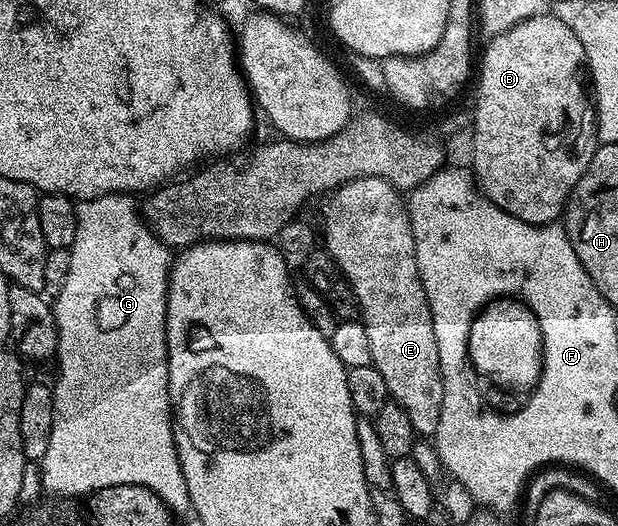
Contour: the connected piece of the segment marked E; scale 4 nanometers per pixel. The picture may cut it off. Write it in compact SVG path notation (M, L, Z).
M363 177L344 183L328 196L325 203L324 250L337 263L337 270L349 283L357 298L360 322L365 324L371 341L371 357L375 369L379 369L383 381L387 381L390 400L398 403L407 413L414 432L418 436L431 437L439 425L439 413L443 413L443 377L439 365L439 345L435 341L435 325L427 301L427 293L421 284L415 237L411 233L409 212L398 188L386 179Z

